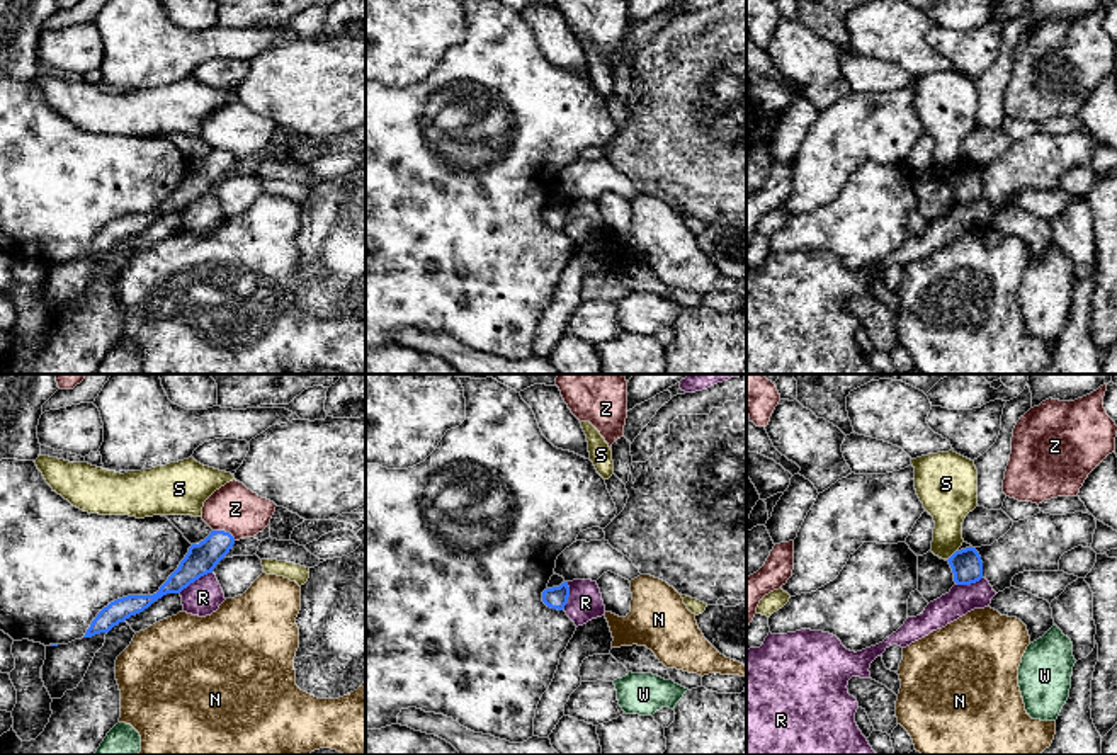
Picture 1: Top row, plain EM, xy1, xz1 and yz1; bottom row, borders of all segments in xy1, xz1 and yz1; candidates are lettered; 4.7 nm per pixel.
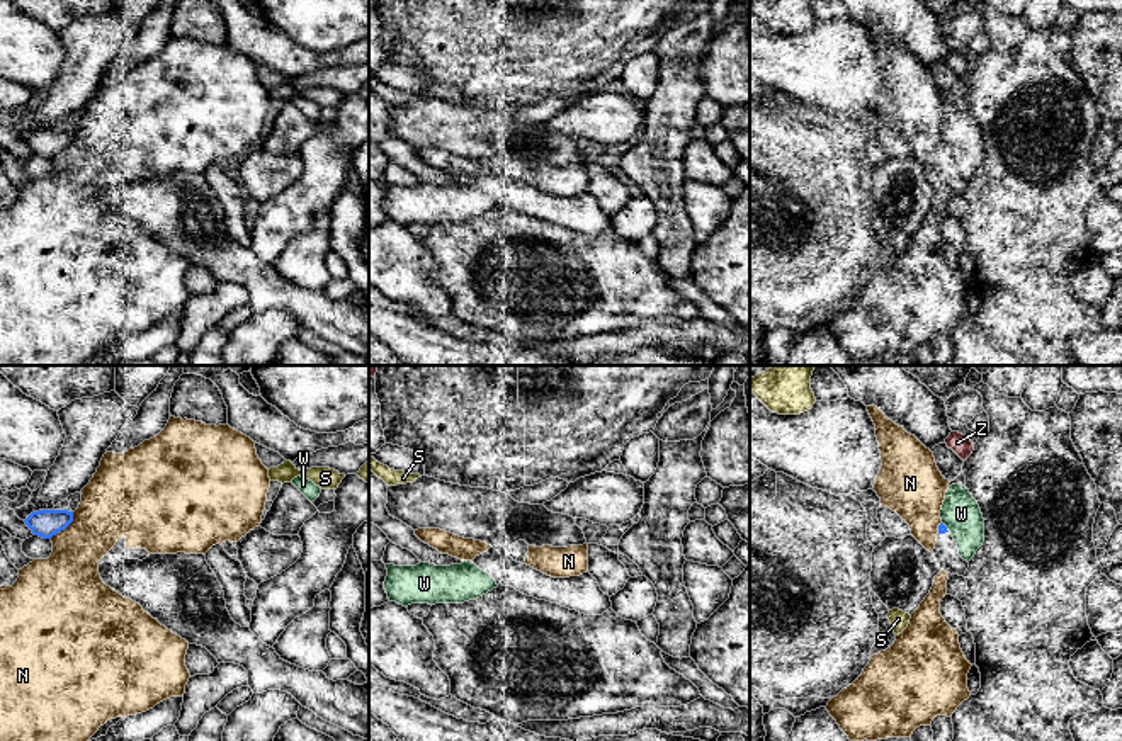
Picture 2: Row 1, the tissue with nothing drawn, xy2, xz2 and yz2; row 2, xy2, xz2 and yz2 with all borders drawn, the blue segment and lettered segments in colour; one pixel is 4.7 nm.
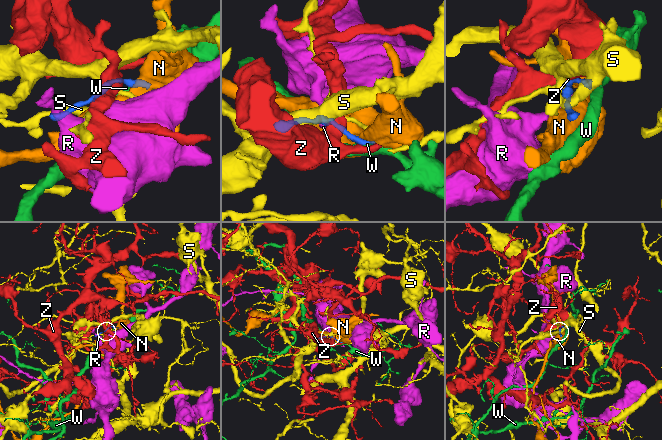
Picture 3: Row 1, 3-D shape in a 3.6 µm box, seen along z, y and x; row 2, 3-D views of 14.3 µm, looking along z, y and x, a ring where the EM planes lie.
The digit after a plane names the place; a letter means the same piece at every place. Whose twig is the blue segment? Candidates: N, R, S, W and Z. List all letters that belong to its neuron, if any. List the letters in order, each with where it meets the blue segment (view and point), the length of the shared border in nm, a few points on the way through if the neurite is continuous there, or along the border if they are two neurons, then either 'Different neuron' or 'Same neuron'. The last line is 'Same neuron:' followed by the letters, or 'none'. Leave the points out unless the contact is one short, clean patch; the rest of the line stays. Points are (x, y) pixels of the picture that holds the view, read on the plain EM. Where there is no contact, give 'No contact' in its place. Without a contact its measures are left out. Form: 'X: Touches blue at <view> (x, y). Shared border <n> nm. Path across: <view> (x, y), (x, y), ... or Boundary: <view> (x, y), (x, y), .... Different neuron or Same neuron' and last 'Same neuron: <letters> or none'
N: Touches blue at xy2 (65, 147). Shared border 170 nm. Boundary: xy2 (73, 131), (73, 138), (50, 157). Different neuron
R: Touches blue at xy1 (194, 199). Shared border 190 nm. Boundary: xy1 (211, 191), (179, 211). Different neuron
S: Touches blue at yz1 (952, 174). Shared border 70 nm. Boundary: yz1 (956, 169), (947, 179). Different neuron
W: Touches blue at yz2 (946, 147). Shared border 60 nm. Boundary: yz2 (942, 141), (949, 150). Different neuron
Z: Touches blue at xy1 (223, 150). Shared border 120 nm. Boundary: xy1 (213, 148), (223, 148), (235, 158). Different neuron
Same neuron: none

